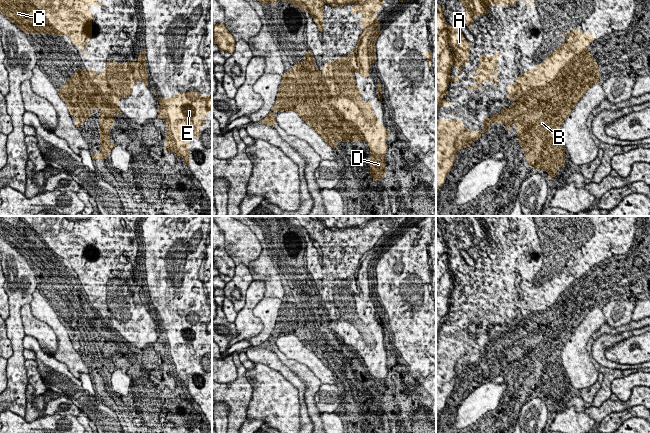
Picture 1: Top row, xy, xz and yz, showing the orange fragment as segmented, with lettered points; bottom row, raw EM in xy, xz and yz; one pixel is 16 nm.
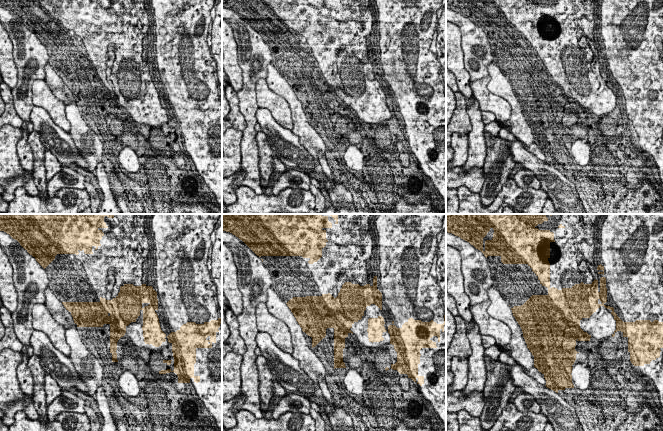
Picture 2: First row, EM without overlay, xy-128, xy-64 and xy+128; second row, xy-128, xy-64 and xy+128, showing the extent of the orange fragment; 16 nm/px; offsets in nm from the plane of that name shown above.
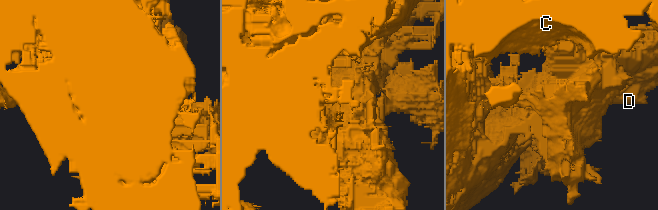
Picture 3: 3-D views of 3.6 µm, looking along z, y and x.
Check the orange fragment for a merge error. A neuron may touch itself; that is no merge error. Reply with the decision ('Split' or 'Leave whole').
Leave whole

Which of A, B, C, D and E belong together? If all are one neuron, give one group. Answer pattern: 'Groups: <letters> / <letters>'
Groups: A B C D E

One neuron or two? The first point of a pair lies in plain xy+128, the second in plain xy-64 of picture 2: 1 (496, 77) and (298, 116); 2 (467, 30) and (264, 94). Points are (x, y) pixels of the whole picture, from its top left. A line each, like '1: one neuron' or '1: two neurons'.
1: one neuron
2: two neurons

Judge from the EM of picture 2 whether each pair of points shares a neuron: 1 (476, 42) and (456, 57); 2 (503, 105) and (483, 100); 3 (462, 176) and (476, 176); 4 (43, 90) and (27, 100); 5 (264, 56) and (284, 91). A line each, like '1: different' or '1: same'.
1: different
2: same
3: same
4: different
5: different

